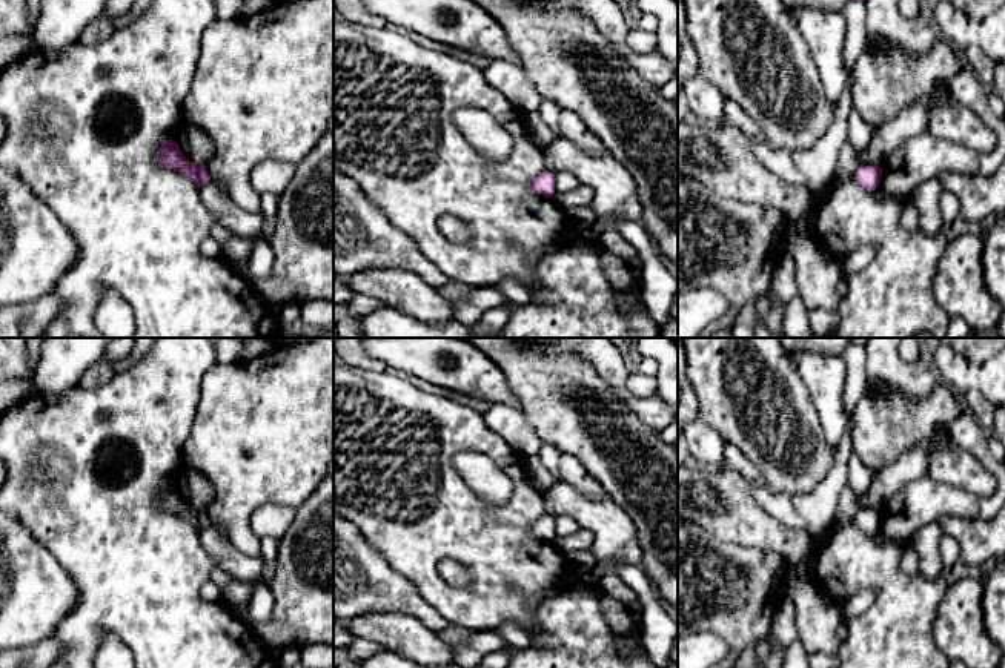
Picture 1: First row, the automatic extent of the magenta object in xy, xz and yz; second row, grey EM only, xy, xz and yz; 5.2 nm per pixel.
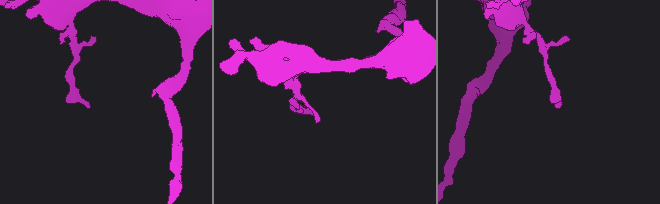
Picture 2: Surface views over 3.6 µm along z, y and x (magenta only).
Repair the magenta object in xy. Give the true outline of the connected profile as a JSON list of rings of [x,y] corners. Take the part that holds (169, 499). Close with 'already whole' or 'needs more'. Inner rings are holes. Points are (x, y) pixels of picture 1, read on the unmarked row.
[[[168,484],[157,494],[157,504],[161,511],[174,513],[192,522],[198,531],[204,531],[211,525],[206,510],[195,510],[180,494],[178,487]]] | already whole

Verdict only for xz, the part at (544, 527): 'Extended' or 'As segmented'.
As segmented

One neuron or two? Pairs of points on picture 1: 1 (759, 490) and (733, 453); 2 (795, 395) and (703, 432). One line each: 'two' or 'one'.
1: one
2: two

